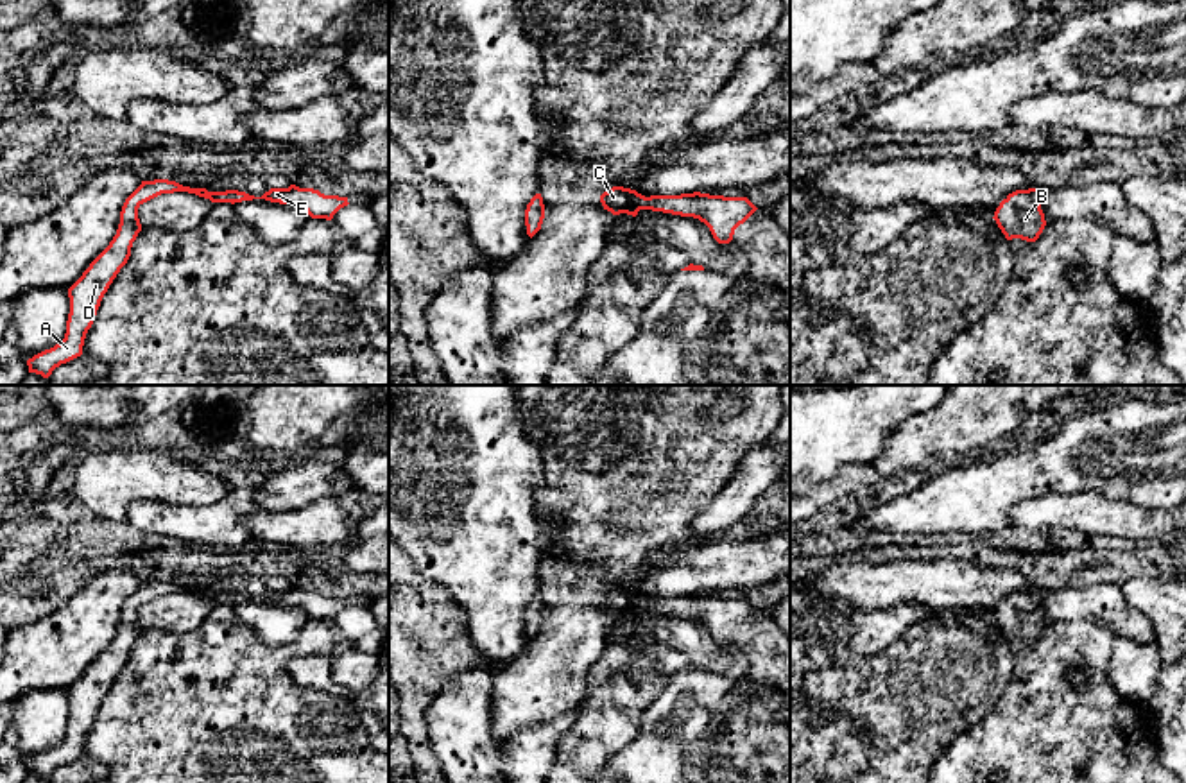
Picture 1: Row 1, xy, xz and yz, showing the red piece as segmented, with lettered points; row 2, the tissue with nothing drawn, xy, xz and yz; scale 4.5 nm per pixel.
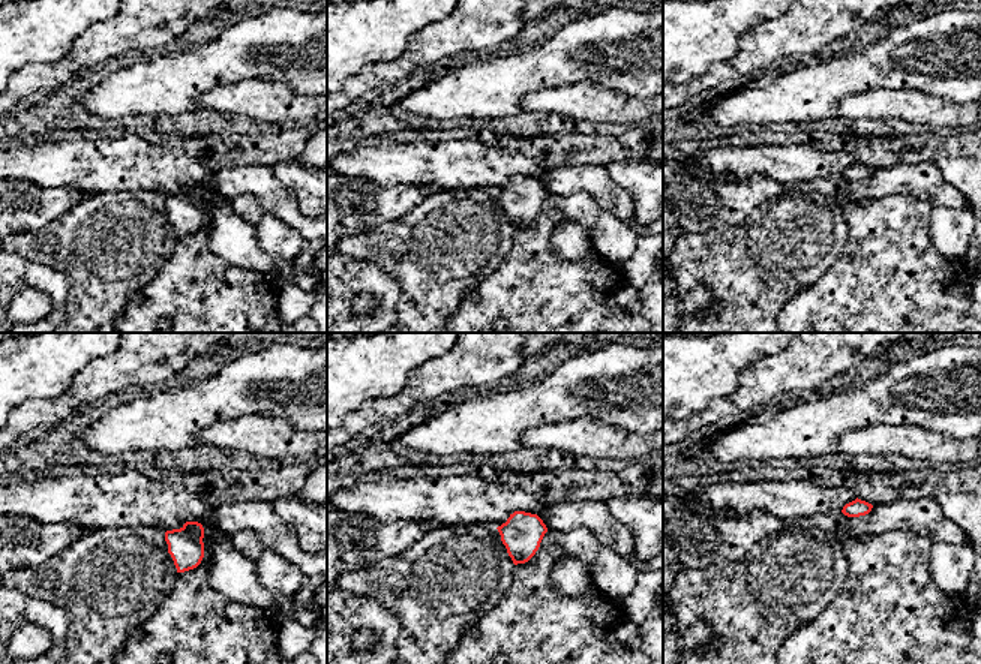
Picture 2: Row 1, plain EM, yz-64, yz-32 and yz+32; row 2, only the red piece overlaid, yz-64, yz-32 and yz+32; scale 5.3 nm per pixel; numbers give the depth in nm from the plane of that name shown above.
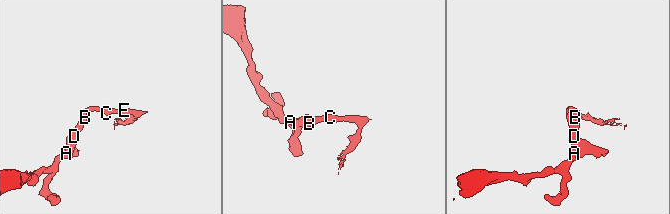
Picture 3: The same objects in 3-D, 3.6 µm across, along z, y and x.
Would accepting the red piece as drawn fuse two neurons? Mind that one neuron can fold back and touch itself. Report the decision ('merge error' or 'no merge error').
no merge error

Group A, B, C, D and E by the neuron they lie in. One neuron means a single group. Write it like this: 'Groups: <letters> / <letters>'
Groups: A B C D E

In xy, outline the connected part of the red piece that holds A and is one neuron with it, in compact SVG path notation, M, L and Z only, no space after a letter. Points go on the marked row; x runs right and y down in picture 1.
M168 179L142 181L142 185L125 199L120 211L120 224L109 245L90 263L82 276L68 288L70 314L64 339L50 349L45 349L27 360L29 373L48 378L56 367L82 355L88 330L91 328L97 310L109 285L127 263L133 242L142 231L138 208L161 195L188 192L211 202L242 202L265 199L279 204L301 206L312 219L331 220L333 215L348 206L348 197L324 195L314 188L271 188L262 197L238 190L208 192L206 188L190 188Z

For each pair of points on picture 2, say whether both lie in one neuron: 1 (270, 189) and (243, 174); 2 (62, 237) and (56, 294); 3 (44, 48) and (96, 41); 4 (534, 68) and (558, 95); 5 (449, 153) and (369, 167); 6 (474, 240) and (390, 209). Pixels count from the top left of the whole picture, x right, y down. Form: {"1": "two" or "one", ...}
{"1": "one", "2": "two", "3": "two", "4": "two", "5": "one", "6": "two"}

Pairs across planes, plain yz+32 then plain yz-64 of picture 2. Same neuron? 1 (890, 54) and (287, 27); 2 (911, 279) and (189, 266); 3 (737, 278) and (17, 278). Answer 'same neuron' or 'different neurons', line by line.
1: same neuron
2: same neuron
3: different neurons

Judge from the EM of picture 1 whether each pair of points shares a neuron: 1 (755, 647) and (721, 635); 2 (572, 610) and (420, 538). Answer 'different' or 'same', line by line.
1: same
2: different

